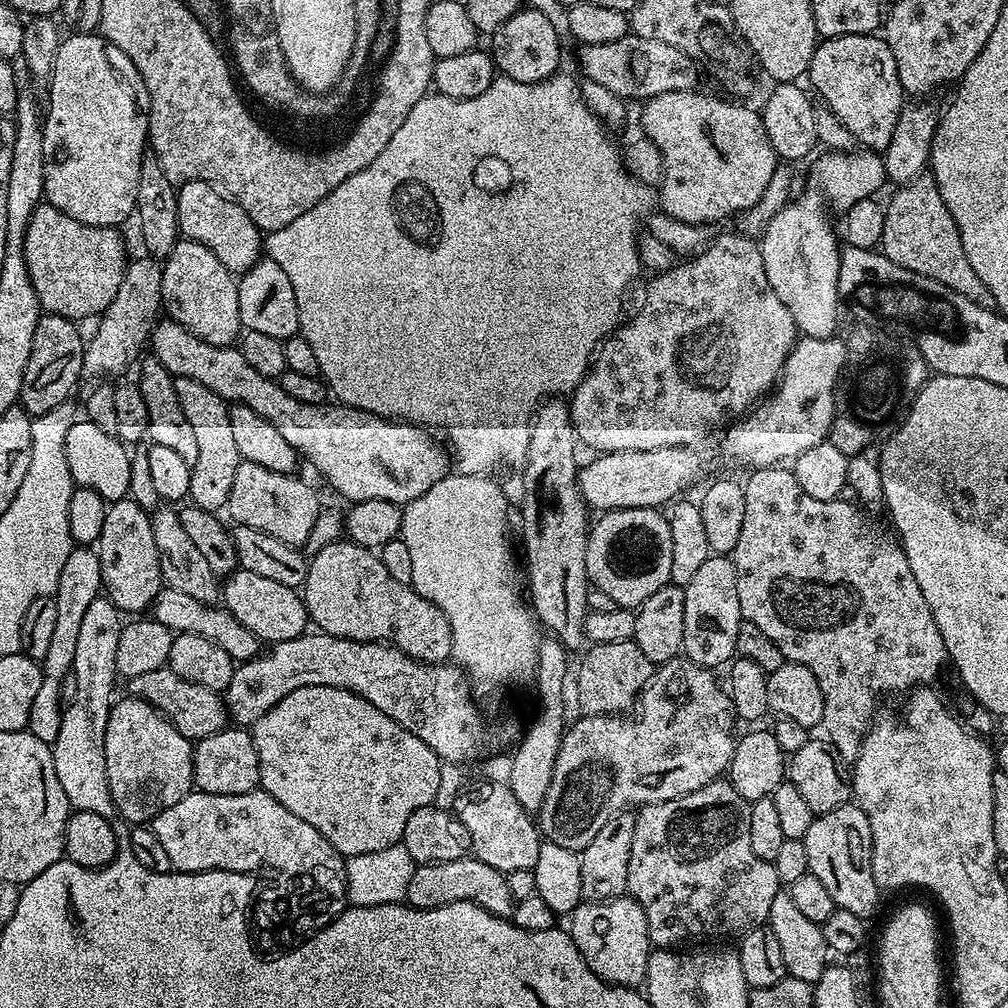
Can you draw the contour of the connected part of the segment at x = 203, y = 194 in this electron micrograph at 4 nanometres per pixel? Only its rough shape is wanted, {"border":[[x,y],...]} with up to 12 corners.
{"border":[[205,180],[177,187],[181,237],[233,274],[261,259],[262,233]]}

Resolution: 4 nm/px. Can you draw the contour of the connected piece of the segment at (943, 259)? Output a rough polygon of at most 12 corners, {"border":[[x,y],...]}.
{"border":[[930,174],[886,200],[879,247],[975,304],[990,297]]}

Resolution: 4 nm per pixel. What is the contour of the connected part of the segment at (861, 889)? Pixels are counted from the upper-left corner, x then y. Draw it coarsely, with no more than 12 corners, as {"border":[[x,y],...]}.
{"border":[[852,802],[821,812],[803,841],[808,871],[837,908],[871,918],[872,835]]}

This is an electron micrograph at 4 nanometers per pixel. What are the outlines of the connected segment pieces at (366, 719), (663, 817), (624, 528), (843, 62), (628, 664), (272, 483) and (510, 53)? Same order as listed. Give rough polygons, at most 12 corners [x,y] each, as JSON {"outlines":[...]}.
{"outlines":[[[348,688],[250,731],[260,788],[345,858],[401,843],[442,761]],[[724,778],[636,812],[657,949],[739,938],[782,891]],[[654,508],[591,525],[588,582],[637,609],[670,582],[670,526]],[[879,35],[821,39],[806,80],[868,150],[906,93]],[[635,640],[592,644],[575,669],[590,716],[624,714],[654,666]],[[241,460],[226,512],[304,546],[320,496],[296,474]],[[521,7],[491,33],[501,77],[557,75],[562,39],[541,11]]]}

